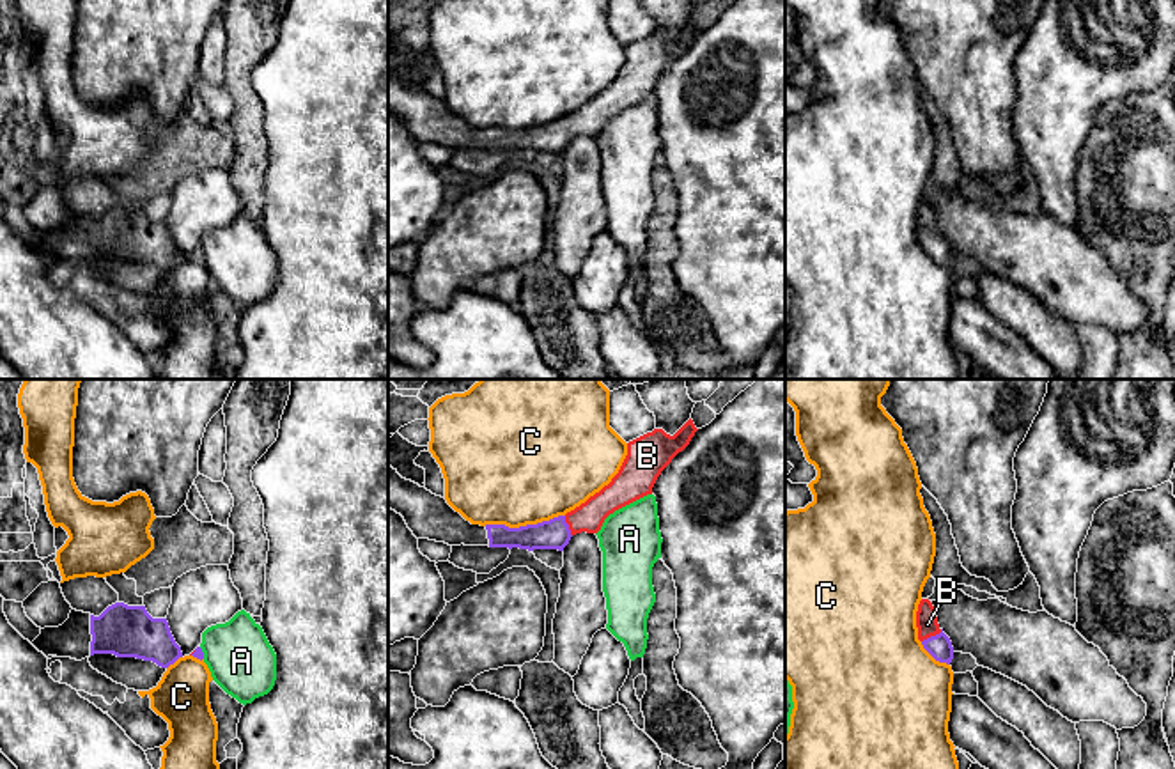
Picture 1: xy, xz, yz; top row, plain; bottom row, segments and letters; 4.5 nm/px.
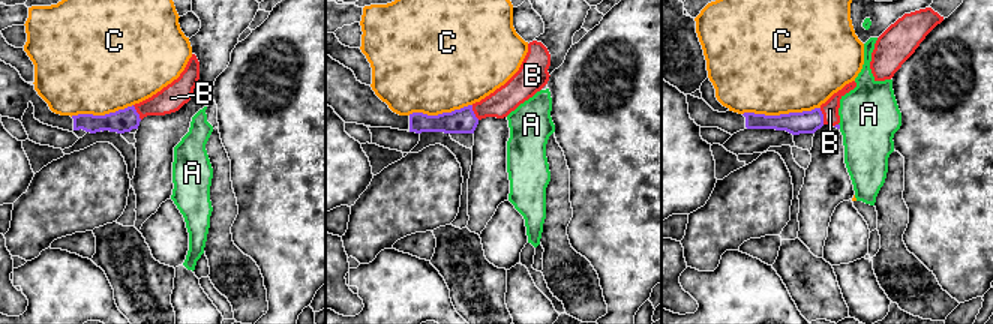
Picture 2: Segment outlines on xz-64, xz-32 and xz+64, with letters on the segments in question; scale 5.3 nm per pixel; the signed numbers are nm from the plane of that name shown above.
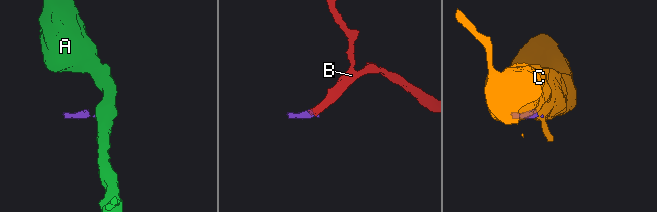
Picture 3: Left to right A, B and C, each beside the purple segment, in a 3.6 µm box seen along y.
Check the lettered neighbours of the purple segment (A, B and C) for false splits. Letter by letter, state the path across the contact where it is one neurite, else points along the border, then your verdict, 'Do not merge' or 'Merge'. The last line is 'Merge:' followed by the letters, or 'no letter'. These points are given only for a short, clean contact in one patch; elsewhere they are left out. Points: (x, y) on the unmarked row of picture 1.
A: Boundary: xy (199, 250), (204, 261). Do not merge
B: Path across: yz (940, 250), (931, 240), (927, 227). Merge
C: Do not merge
Merge: B

